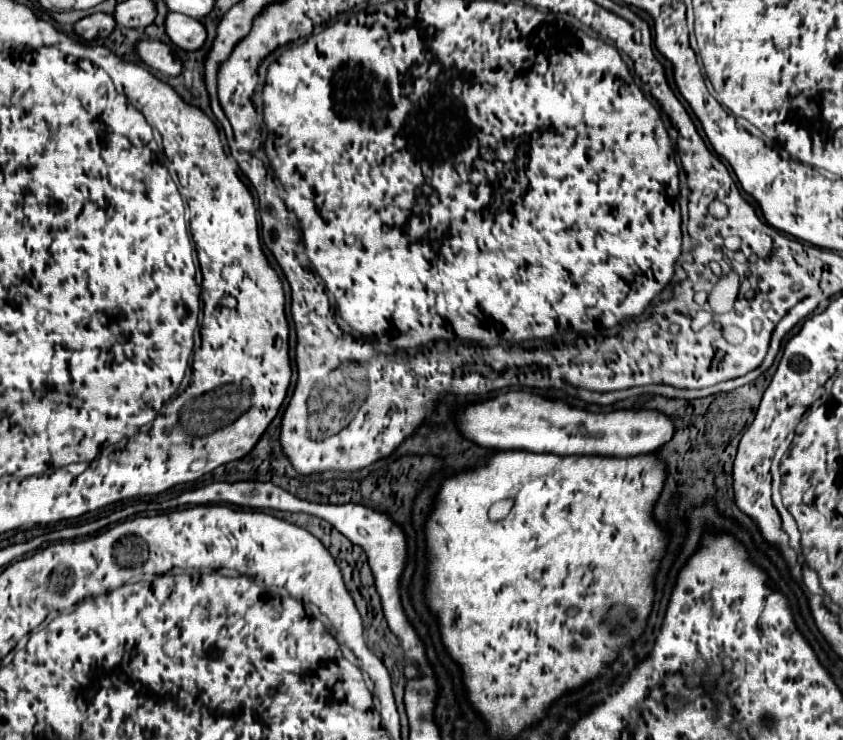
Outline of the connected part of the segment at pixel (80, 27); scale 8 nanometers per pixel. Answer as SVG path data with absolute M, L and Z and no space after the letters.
M95 13L77 21L73 29L79 37L85 37L85 41L93 41L93 39L107 37L115 27L117 27L115 17L105 15L105 13Z

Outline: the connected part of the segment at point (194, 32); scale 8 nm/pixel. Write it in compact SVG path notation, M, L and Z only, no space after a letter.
M169 13L165 21L165 29L173 45L185 49L185 51L197 51L203 47L207 39L205 25L199 19L181 15L181 13Z

